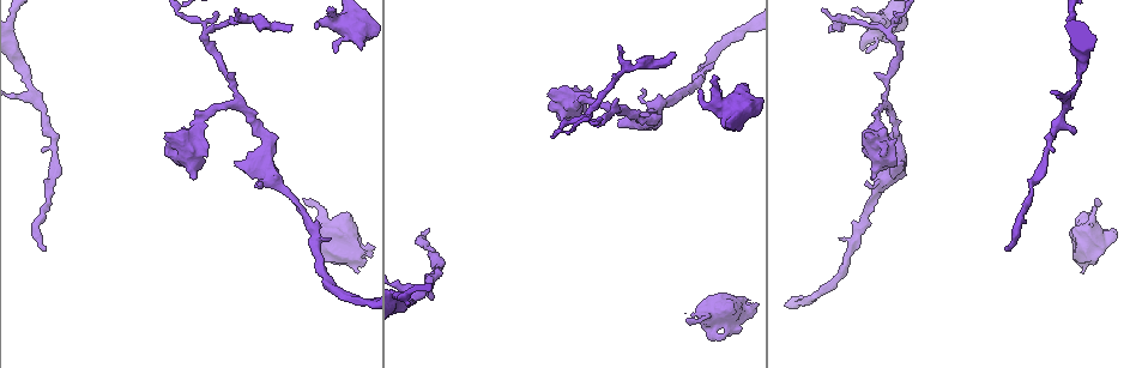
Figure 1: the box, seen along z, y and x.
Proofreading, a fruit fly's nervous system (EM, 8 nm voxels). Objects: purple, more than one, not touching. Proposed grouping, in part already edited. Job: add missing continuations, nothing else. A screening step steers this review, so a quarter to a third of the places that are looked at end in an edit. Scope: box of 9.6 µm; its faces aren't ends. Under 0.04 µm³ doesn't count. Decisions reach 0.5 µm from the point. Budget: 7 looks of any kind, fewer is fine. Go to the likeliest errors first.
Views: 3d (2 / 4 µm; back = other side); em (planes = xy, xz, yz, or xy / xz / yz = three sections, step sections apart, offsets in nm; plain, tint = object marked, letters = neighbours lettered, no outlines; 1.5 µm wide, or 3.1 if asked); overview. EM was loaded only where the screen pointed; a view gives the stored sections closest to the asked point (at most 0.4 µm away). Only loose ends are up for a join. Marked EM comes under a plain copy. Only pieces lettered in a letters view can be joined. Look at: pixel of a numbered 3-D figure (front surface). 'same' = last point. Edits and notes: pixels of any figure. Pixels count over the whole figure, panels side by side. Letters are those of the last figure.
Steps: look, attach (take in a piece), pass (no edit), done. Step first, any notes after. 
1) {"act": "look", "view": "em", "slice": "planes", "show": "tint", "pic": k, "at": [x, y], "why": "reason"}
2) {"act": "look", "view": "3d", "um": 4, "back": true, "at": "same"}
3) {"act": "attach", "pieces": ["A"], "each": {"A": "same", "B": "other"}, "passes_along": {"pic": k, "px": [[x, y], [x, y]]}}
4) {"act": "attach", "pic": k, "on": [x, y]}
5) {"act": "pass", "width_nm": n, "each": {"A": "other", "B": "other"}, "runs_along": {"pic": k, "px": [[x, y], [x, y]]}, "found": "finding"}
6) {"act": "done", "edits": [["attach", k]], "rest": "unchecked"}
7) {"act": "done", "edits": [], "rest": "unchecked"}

{"act": "look", "view": "3d", "um": 4, "pic": 1, "at": [839, 240], "why": "branch stops here"}

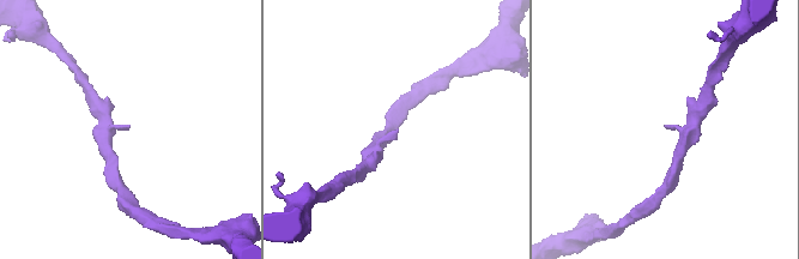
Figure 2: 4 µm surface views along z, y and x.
{"act": "look", "view": "em", "slice": "planes", "show": "letters", "pic": 2, "at": [127, 125], "why": "shape alone is not enough"}

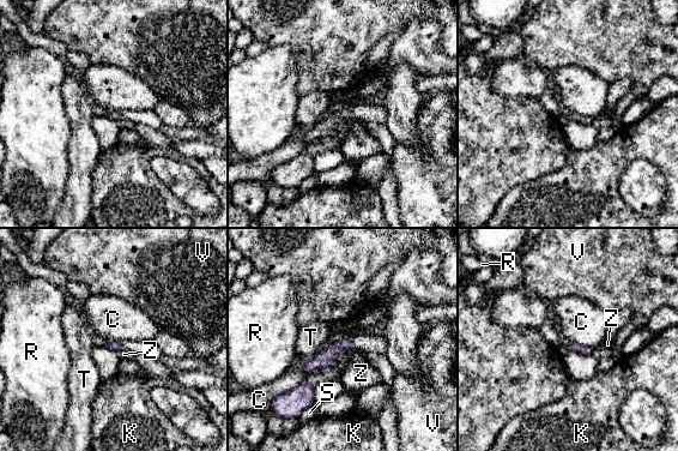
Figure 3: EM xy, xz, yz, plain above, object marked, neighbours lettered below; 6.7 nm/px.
{"act": "pass", "each": {"C": "other", "K": "other", "R": "other", "S": "other", "T": "other", "V": "other", "Z": "other"}, "border": {"pic": 3, "px": [[350, 347], [326, 367], [302, 370]]}, "found": "none of them fits"}

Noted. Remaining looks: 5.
{"act": "look", "view": "em", "slice": "planes", "show": "letters", "pic": 1, "at": [257, 183], "why": "stops while still wide"}

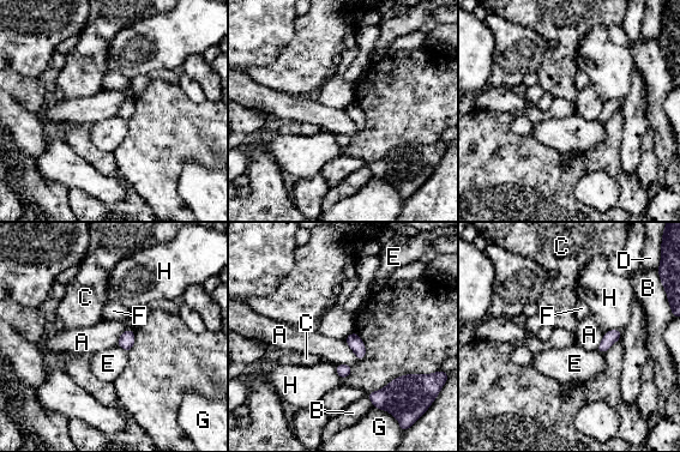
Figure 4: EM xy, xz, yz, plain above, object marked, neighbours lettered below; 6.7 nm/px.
{"act": "pass", "each": {"A": "other", "B": "other", "C": "other", "D": "other", "E": "other", "F": "other", "G": "other", "H": "other"}, "found": "no lettered piece goes on from it"}

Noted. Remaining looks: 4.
{"act": "look", "view": "3d", "um": 4, "pic": 1, "at": [433, 298], "why": "an open end"}

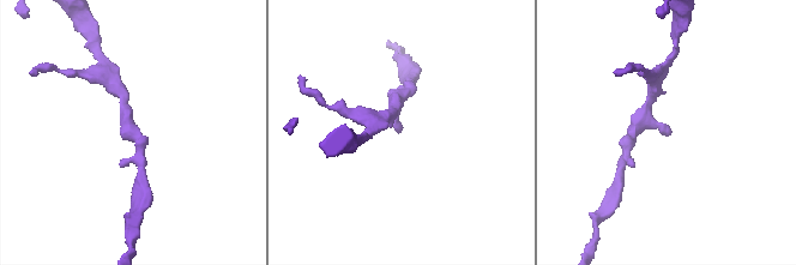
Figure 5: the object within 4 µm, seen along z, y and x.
{"act": "look", "view": "em", "slice": "yz", "step": 8, "show": "letters", "pic": 5, "at": [398, 132]}

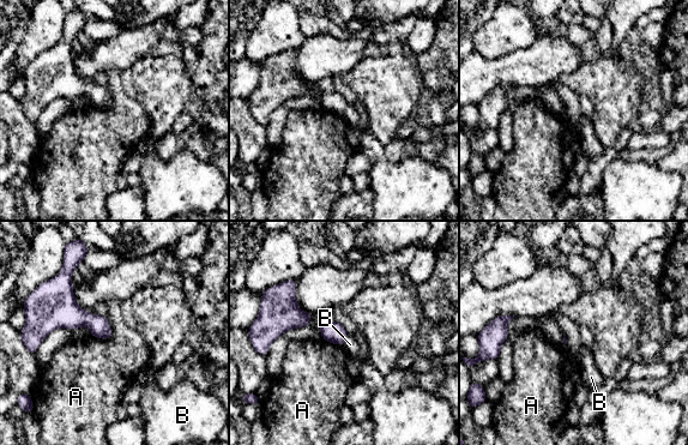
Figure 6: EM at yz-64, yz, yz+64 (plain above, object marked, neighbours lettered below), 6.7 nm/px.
{"act": "look", "view": "em", "slice": "planes", "show": "letters", "at": "same", "why": "cut it another way"}

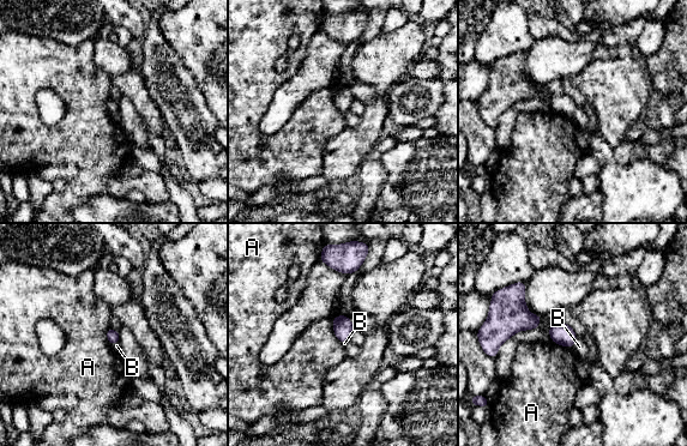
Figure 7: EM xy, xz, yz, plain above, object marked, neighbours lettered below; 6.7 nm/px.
{"act": "pass", "each": {"A": "other", "B": "other"}, "border": {"pic": 7, "px": [[577, 337], [571, 347]]}, "found": "none of them fits"}

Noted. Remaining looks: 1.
{"act": "done", "edits": [], "rest": "unchecked"}

